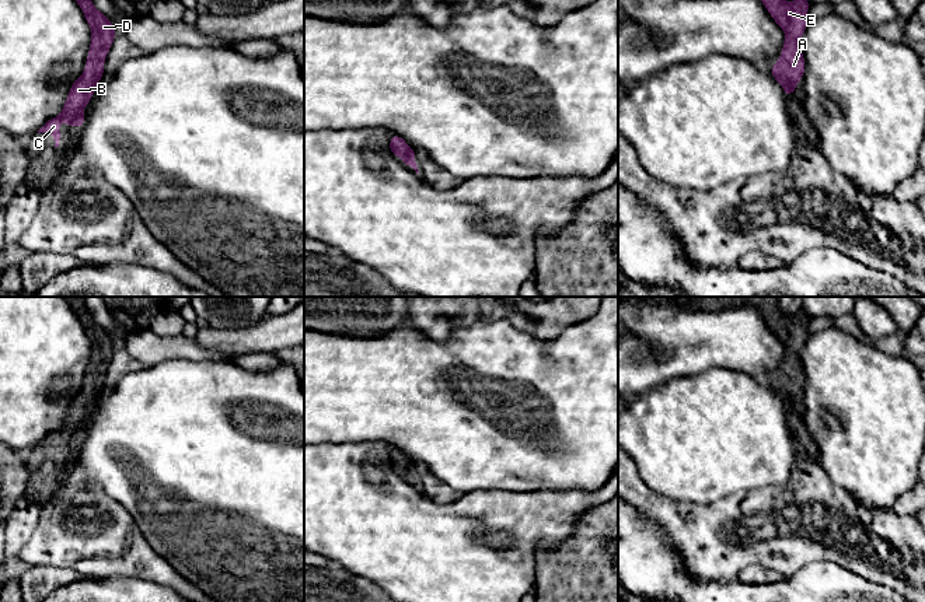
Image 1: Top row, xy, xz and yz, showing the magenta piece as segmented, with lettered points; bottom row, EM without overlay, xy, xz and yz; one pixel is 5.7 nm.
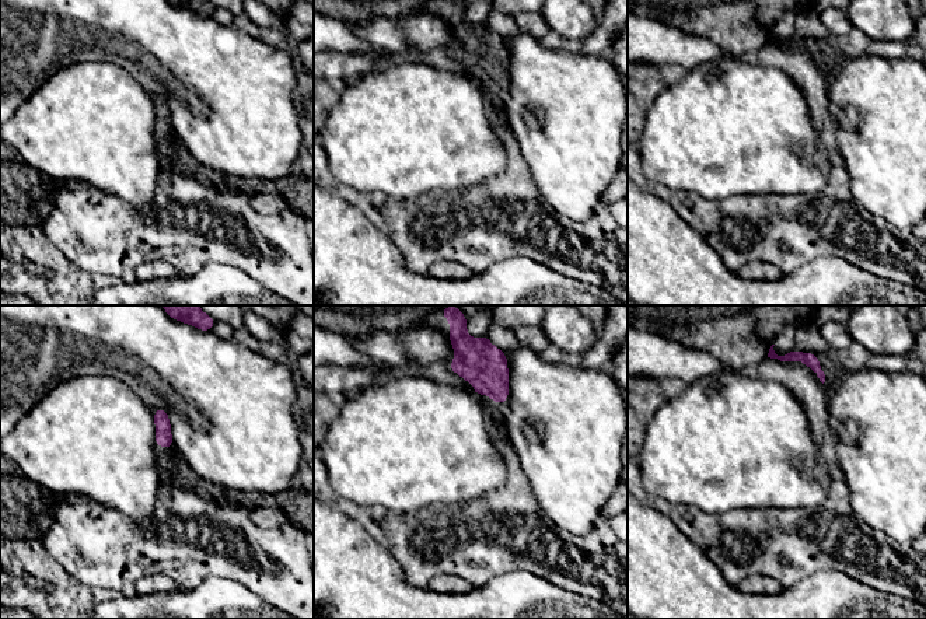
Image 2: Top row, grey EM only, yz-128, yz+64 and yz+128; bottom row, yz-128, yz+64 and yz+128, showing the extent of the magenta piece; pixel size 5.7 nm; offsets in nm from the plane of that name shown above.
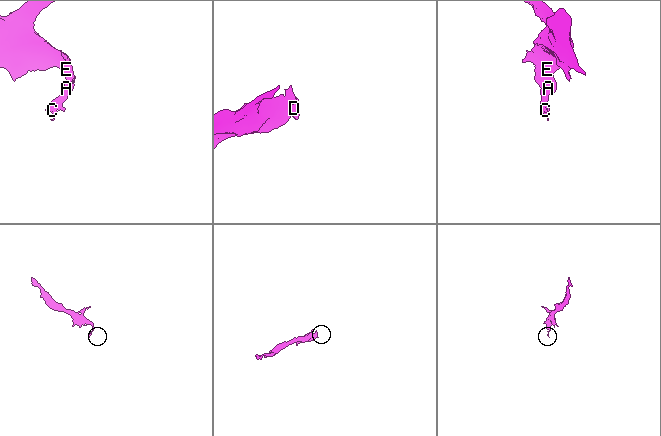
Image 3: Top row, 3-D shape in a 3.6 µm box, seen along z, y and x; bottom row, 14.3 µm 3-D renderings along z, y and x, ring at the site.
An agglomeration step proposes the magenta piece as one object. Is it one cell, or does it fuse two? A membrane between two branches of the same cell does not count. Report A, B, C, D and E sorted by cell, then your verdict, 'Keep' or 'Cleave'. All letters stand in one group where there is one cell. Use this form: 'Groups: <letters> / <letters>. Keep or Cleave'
Groups: A B C D E. Keep

